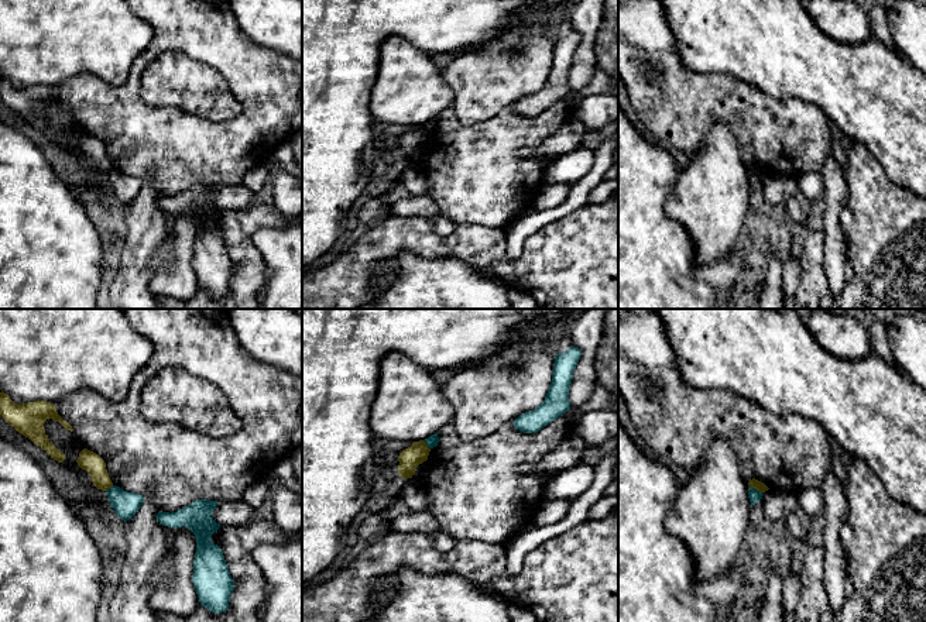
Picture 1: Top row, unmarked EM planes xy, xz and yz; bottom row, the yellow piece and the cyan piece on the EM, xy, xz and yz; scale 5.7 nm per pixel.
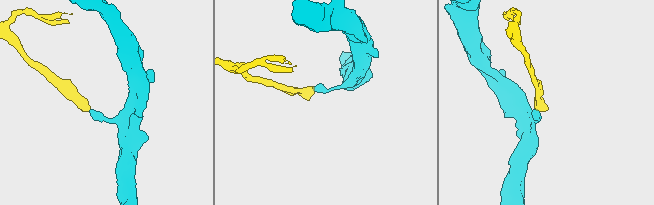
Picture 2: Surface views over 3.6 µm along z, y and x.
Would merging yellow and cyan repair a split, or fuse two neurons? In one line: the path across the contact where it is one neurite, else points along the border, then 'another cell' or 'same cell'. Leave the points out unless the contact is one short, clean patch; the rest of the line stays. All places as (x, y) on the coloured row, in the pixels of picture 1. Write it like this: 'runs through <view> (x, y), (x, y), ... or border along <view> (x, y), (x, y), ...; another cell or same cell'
border along yz (748, 485), (761, 492); another cell

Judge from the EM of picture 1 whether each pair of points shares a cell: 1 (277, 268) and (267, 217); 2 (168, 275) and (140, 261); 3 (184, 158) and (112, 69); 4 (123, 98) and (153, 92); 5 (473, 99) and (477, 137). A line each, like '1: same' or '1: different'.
1: different
2: different
3: different
4: different
5: different

